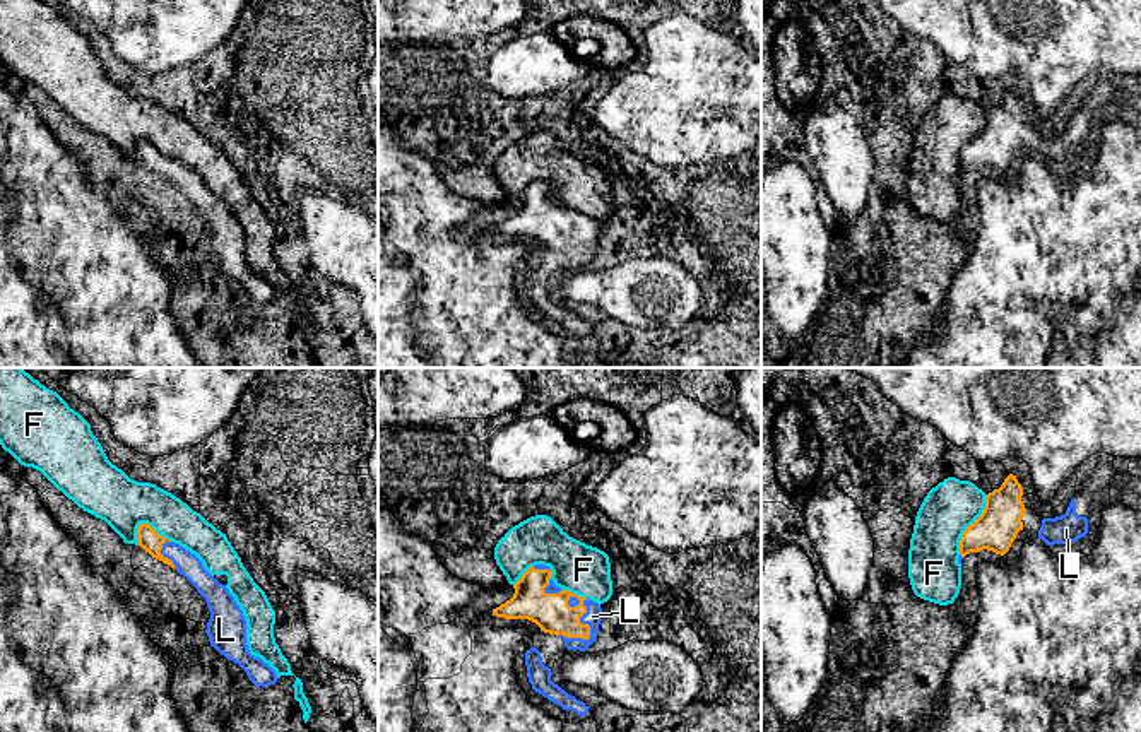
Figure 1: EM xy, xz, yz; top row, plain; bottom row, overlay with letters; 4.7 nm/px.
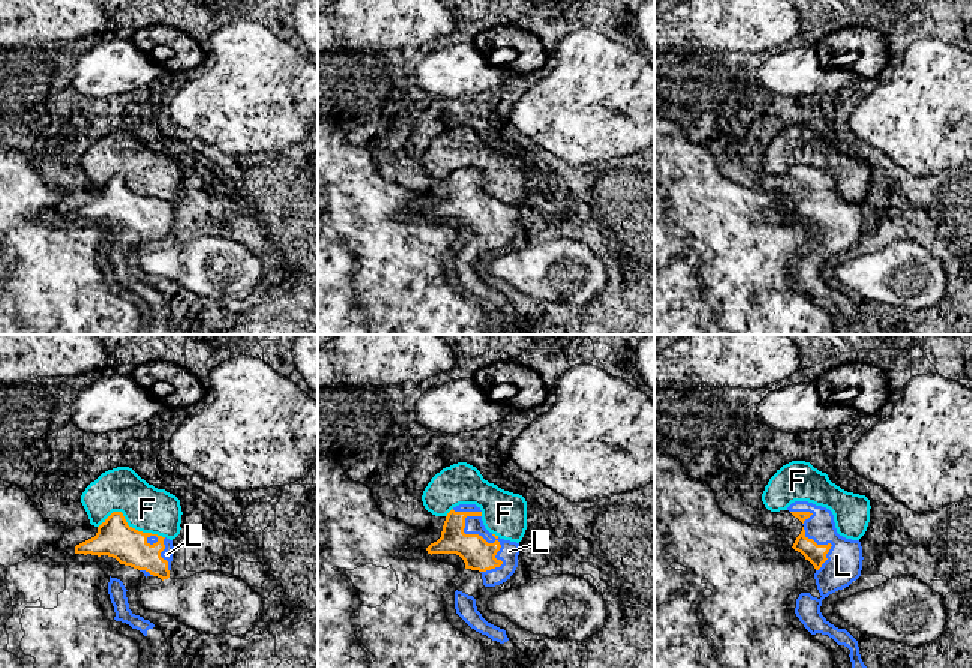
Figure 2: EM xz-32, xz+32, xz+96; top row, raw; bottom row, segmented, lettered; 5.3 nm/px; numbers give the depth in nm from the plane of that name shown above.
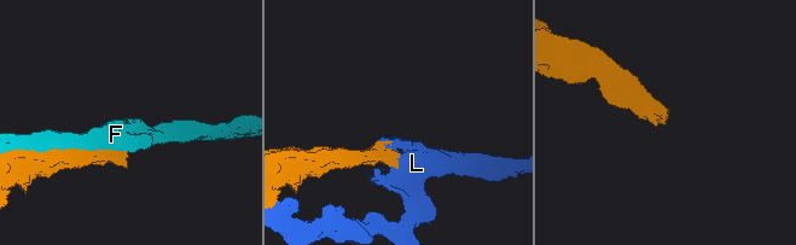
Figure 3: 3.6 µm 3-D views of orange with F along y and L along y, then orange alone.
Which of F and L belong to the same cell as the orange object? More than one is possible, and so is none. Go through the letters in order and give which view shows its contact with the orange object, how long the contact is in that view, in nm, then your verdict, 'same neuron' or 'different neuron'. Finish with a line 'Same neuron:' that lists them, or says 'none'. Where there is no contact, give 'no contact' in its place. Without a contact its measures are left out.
F: yz | 320 nm | different neuron
L: xz | 240 nm | same neuron
Same neuron: L

